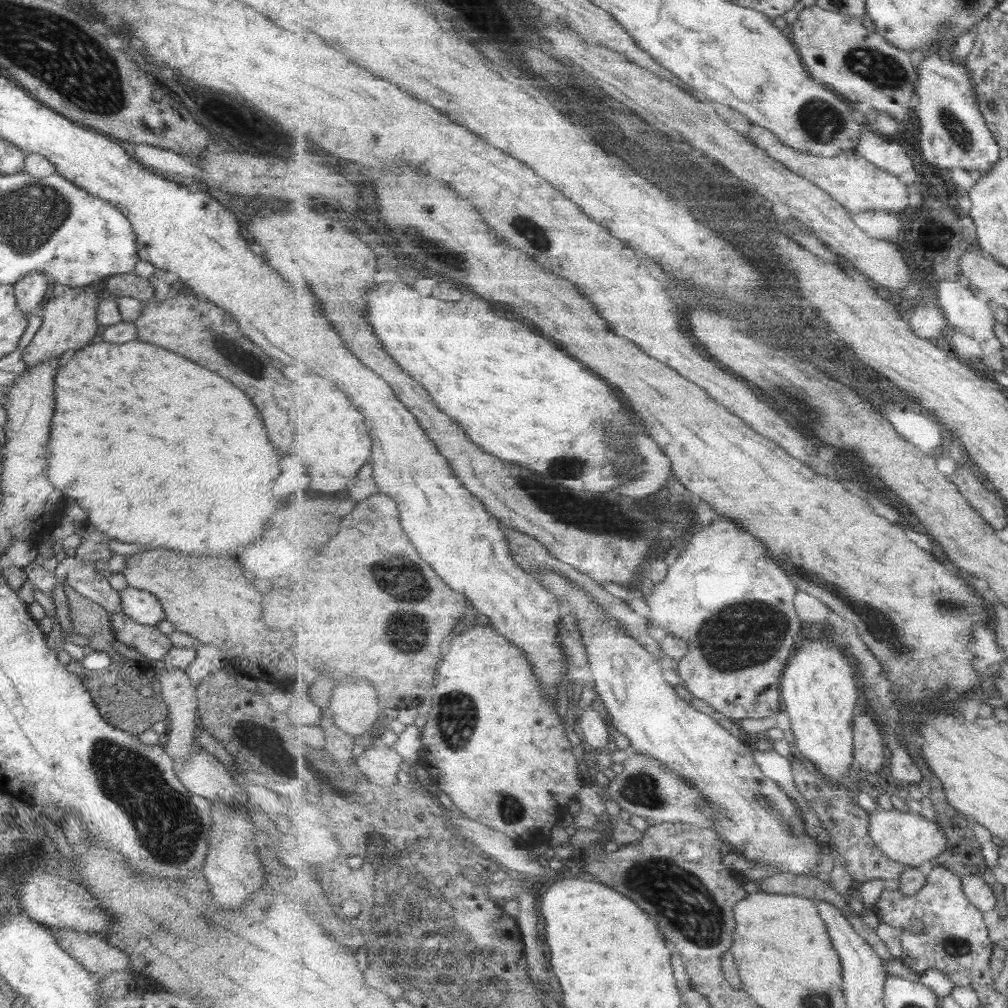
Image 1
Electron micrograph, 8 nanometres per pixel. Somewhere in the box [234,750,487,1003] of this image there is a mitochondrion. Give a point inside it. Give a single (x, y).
(394, 967)

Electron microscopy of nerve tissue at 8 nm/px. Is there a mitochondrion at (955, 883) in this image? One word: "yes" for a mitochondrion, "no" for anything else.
no

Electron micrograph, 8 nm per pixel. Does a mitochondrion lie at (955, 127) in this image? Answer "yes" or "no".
yes

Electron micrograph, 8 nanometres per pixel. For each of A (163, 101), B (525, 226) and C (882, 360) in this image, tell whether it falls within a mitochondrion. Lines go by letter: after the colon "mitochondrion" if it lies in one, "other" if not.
A: other
B: mitochondrion
C: other

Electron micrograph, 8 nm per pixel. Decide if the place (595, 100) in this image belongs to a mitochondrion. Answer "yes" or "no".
yes

